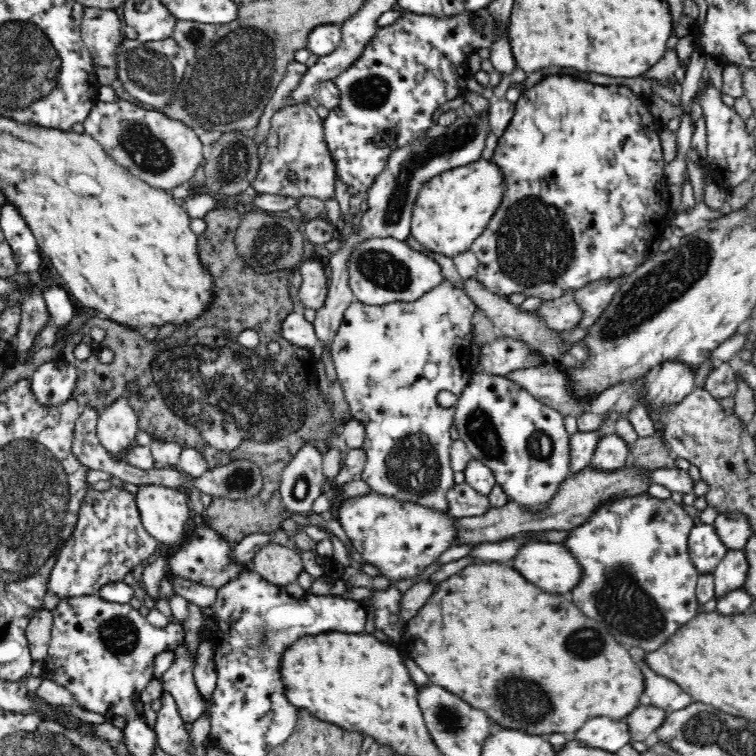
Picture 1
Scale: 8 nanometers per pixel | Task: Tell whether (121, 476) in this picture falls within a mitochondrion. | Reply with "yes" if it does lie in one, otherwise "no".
no

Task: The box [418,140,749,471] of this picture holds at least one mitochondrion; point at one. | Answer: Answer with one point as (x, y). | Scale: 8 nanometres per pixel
(535, 246)

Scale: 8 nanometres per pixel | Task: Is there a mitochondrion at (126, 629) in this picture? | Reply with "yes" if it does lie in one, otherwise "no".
yes

